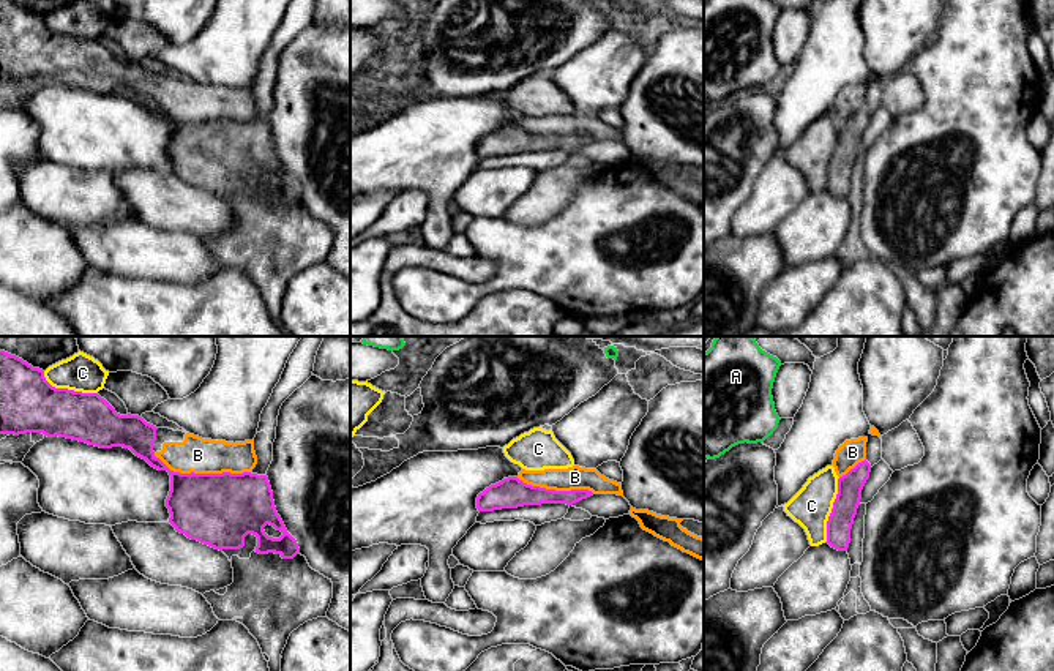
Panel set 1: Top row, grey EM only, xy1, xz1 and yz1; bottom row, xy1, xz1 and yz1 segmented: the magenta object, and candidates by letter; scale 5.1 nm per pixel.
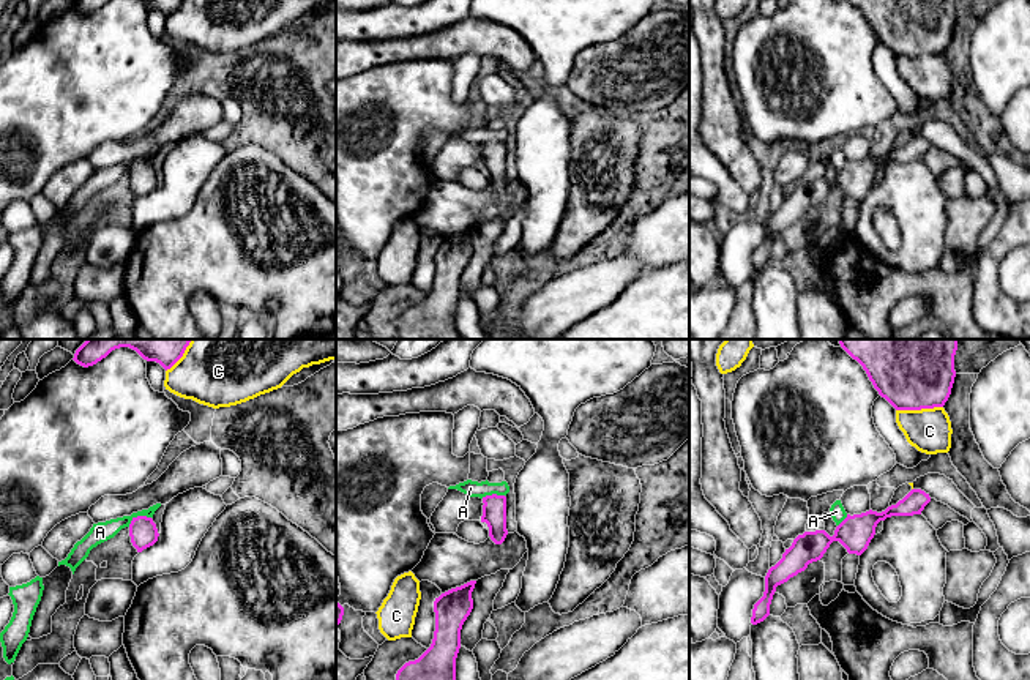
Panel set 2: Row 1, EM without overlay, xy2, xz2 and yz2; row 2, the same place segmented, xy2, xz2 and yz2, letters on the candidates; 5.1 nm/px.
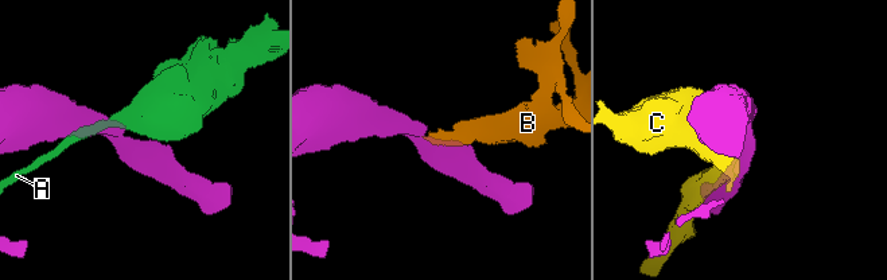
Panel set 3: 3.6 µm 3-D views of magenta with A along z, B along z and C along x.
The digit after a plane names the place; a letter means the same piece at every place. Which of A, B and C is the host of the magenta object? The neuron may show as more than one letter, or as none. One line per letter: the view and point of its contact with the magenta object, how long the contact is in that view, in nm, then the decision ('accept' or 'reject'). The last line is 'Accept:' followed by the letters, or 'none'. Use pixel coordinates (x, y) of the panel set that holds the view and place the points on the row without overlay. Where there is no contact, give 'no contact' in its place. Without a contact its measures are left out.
A: xy2 (138, 163) | 130 nm | reject
B: xy1 (202, 120) | 500 nm | accept
C: yz1 (832, 155) | 340 nm | reject
Accept: B

